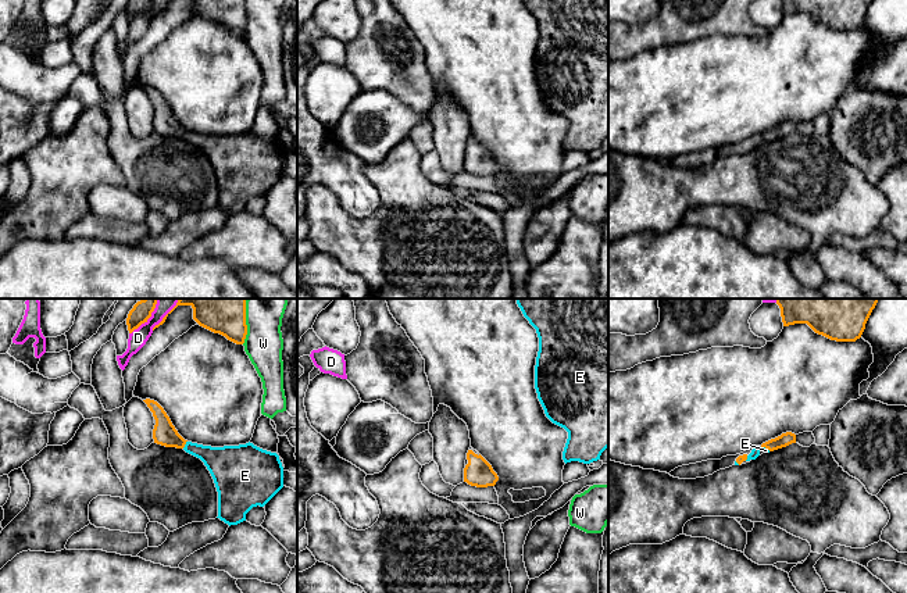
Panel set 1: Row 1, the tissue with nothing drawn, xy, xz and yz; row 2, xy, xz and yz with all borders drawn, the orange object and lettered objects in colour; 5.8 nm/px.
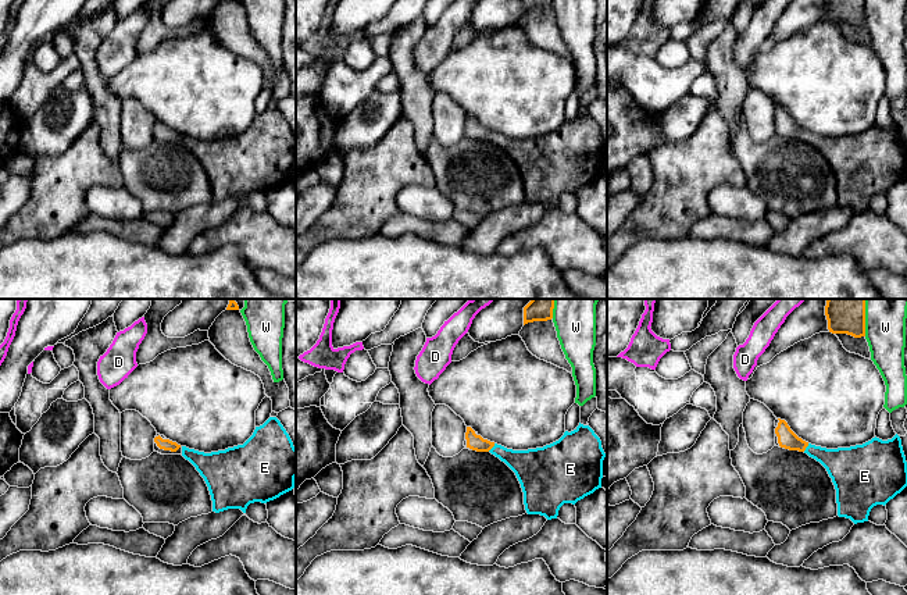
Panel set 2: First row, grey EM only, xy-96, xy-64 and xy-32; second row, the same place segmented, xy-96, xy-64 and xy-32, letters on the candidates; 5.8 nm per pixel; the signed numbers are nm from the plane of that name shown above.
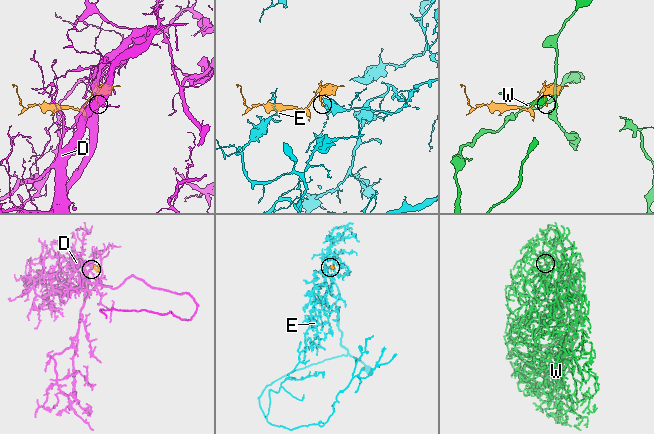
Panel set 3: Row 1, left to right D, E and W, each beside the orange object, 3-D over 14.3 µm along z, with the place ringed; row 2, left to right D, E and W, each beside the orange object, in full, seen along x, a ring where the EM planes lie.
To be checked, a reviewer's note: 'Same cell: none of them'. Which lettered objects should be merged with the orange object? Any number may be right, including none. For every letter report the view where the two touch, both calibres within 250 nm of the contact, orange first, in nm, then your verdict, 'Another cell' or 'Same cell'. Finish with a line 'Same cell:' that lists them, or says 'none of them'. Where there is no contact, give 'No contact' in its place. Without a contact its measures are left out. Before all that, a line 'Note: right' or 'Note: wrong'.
Note: wrong
D: Touches orange in xy. Thickness 100 nm (orange) against 100 nm. Another cell
E: Touches orange in xy. Thickness 140 nm (orange) against 190 nm. Same cell
W: Touches orange in xy. Thickness 160 nm (orange) against 220 nm. Another cell
Same cell: E

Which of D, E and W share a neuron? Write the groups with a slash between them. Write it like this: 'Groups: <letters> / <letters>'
Groups: D / E / W

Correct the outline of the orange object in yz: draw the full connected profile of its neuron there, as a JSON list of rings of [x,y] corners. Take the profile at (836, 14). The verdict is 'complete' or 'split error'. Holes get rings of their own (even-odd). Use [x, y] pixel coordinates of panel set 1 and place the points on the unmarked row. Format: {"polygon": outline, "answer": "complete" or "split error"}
{"polygon": [[[781,0],[783,15],[807,12],[815,22],[836,31],[861,26],[872,0]]], "answer": "complete"}

